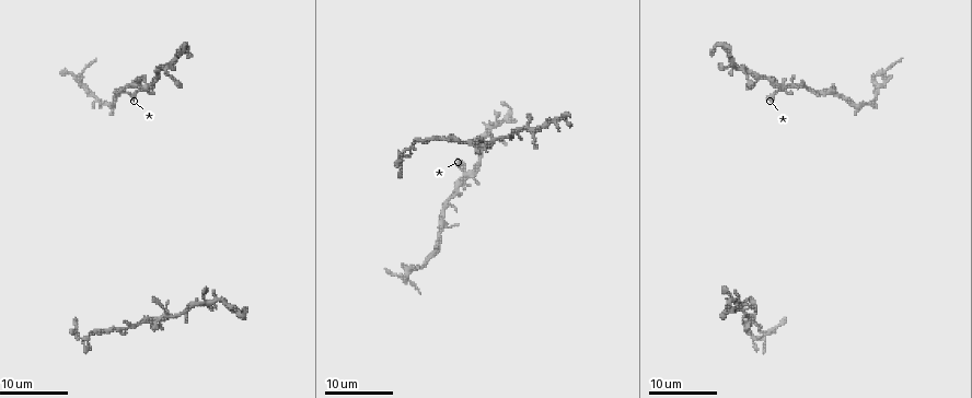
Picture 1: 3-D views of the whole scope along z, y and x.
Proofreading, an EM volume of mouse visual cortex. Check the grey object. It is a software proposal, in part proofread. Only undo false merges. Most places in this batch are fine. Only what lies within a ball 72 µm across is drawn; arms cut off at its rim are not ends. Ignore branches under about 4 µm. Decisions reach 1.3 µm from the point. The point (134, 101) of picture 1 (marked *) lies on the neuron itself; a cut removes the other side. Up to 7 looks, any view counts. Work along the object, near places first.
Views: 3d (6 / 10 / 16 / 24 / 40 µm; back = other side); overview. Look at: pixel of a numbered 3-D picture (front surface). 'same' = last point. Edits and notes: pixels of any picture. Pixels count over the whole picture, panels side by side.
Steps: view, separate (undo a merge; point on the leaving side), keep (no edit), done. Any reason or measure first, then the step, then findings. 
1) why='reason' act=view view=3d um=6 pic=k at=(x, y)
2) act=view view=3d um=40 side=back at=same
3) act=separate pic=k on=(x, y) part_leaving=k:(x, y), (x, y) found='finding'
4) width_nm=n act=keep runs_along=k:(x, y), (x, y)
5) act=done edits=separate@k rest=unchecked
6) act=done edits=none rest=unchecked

why='four or more arms meet' act=view view=3d um=16 pic=1 at=(470, 176)

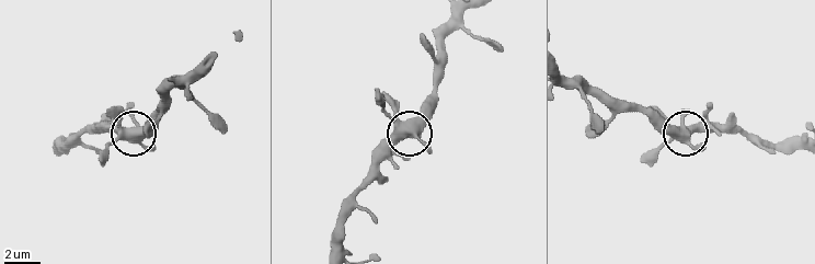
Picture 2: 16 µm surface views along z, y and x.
act=view view=3d um=10 pic=2 at=(404, 134)

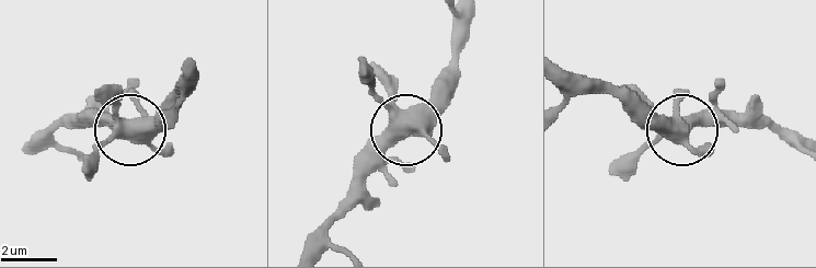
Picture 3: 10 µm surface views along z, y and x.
side_arm_um=17 act=keep found='continuous, no second neuron'

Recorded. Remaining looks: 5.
why='sudden change in width' act=view view=3d um=24 pic=1 at=(144, 318)

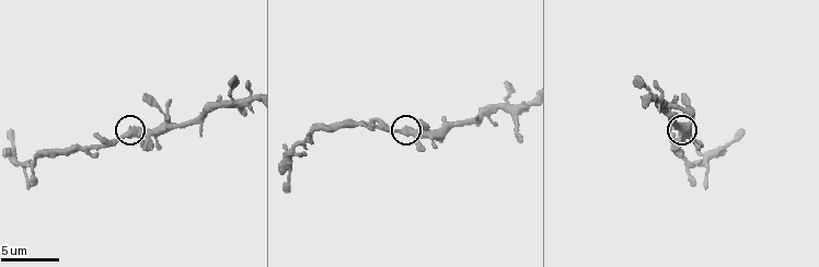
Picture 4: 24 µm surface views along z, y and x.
why='zoom in' act=view view=3d um=6 pic=4 at=(131, 130)

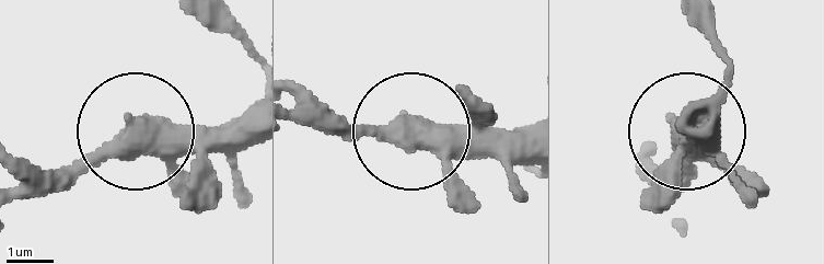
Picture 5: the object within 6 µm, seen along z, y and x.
act=view view=3d um=6 side=back pic=5 at=(136, 133)

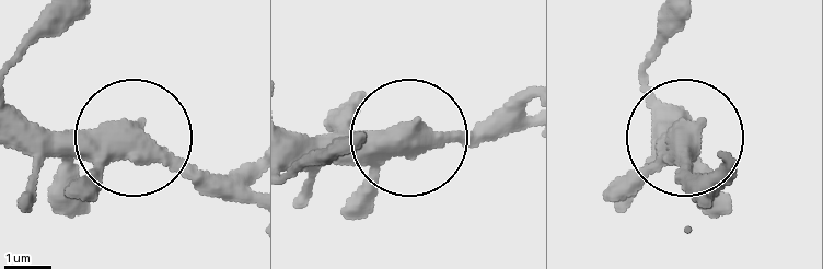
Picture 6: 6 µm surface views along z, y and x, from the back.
width_nm=420 act=keep found='one neuron here'

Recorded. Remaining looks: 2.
act=view view=3d um=16 pic=4 at=(20, 163)

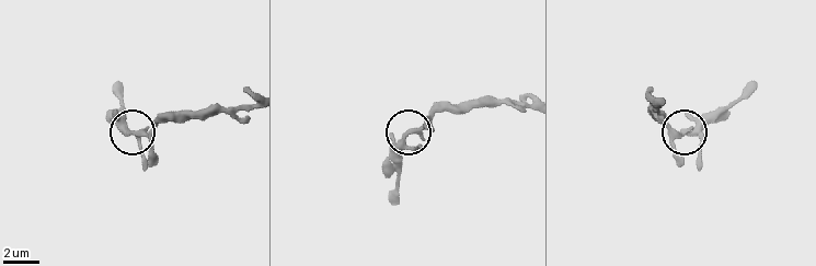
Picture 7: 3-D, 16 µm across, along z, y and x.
act=keep found='one neuron here'

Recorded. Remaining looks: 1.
act=done edits=none rest=unchecked

